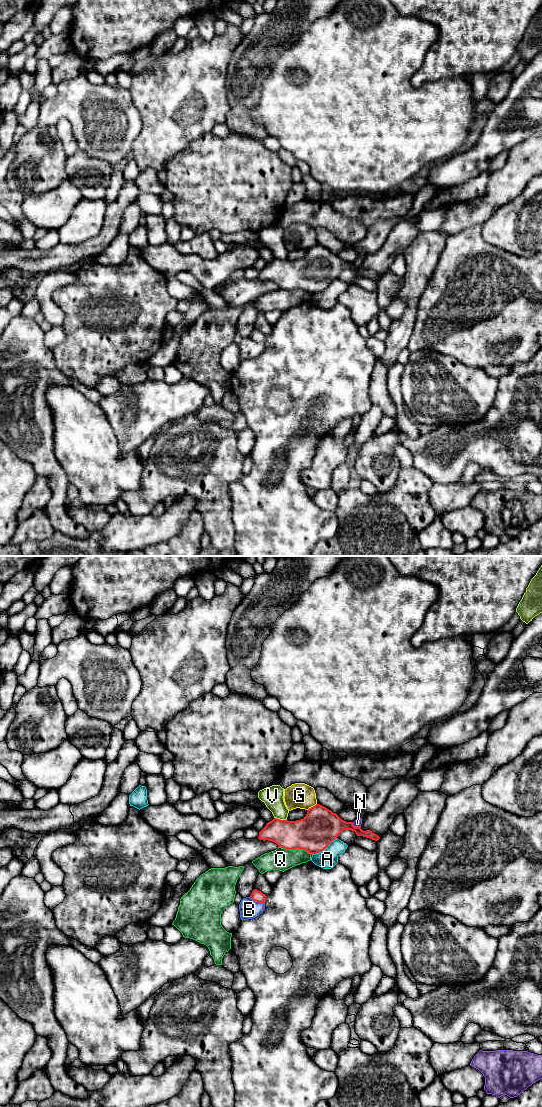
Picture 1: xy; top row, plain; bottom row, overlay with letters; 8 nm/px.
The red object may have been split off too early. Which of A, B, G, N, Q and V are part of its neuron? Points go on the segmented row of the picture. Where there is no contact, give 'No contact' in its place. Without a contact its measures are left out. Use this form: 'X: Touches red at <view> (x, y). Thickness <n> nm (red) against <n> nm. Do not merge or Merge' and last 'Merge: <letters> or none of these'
A: Touches red at xy (324, 849). Thickness 300 nm (red) against 160 nm. Do not merge
B: Touches red at xy (257, 901). Thickness 90 nm (red) against 160 nm. Do not merge
G: Touches red at xy (311, 807). Thickness 300 nm (red) against 200 nm. Do not merge
N: Touches red at xy (356, 827). Thickness 260 nm (red) against 60 nm. Do not merge
Q: Touches red at xy (295, 848). Thickness 300 nm (red) against 180 nm. Do not merge
V: Touches red at xy (280, 820). Thickness 260 nm (red) against 170 nm. Do not merge
Merge: none of these

